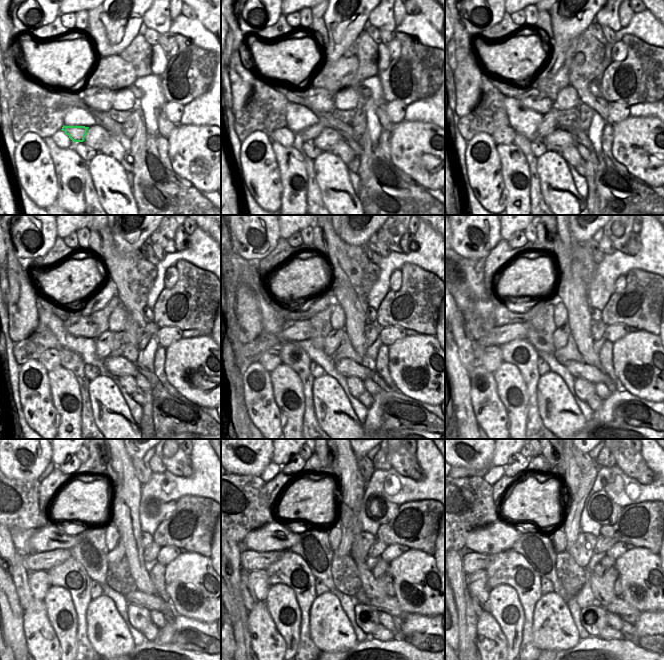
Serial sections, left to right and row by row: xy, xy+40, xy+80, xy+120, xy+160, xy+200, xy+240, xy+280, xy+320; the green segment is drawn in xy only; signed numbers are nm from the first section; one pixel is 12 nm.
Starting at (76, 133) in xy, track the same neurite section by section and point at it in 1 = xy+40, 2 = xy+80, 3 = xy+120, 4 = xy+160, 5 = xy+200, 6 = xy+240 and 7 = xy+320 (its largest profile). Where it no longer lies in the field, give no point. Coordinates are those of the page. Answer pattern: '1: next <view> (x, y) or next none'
1: next xy+40 (308, 134)
2: next xy+80 (549, 123)
3: next xy+120 (104, 343)
4: next xy+160 (332, 341)
5: next xy+200 (560, 336)
6: next xy+240 (118, 552)
7: next xy+320 (571, 525)

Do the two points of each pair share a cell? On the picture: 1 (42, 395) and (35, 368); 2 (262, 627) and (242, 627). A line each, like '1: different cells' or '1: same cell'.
1: same cell
2: different cells

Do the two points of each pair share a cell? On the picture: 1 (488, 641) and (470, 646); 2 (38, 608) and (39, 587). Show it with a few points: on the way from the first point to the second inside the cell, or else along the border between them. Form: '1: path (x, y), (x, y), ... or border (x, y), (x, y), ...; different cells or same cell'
1: border (478, 622), (476, 649); different cells
2: border (34, 598), (42, 600); different cells

